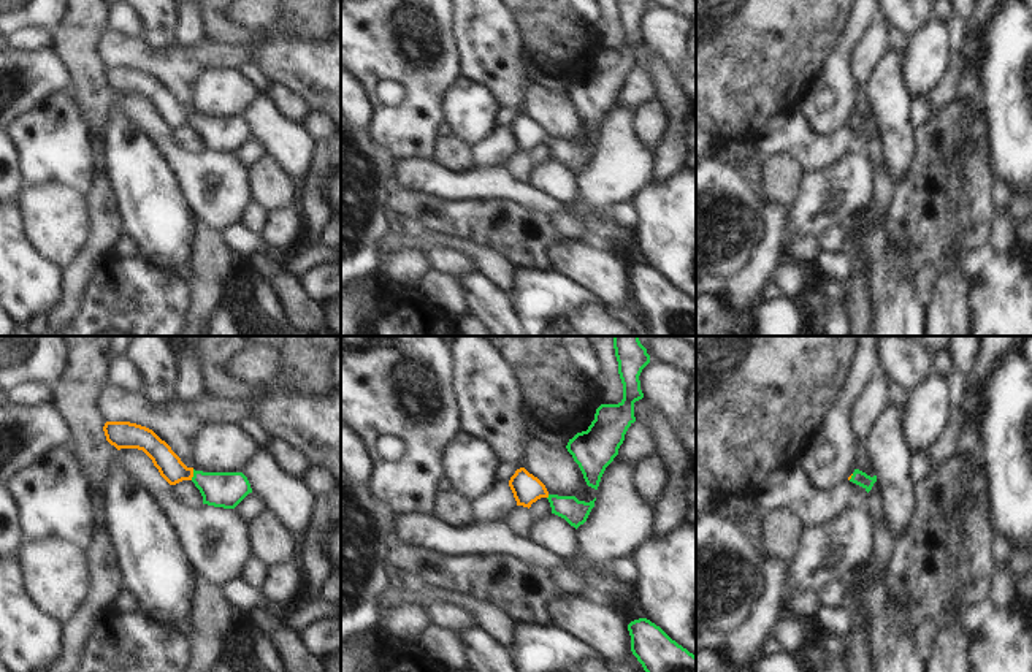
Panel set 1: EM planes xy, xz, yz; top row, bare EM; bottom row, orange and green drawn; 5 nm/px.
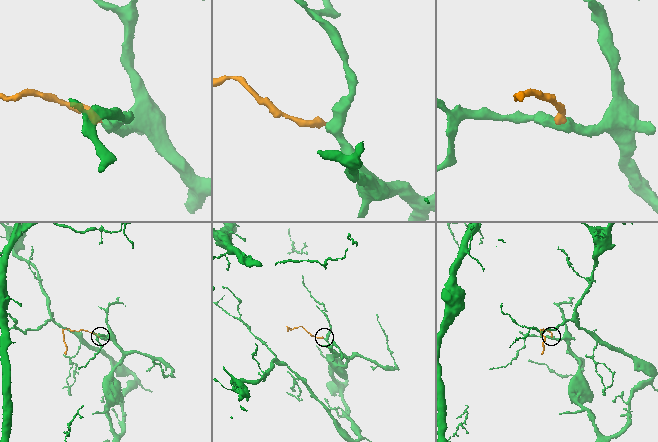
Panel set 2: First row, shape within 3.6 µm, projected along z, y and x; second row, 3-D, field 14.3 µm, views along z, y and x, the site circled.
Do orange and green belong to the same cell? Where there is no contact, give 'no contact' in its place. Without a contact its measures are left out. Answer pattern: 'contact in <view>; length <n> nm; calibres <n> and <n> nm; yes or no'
contact in xy; length 60 nm; calibres 130 and 180 nm; yes

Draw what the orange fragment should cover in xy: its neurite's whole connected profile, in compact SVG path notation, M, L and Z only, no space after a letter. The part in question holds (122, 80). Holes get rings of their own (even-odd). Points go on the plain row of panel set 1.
M106 67L103 76L106 86L117 95L143 95L170 130L192 125L203 141L203 149L235 154L252 138L243 117L203 117L187 113L171 92L146 71L130 67Z

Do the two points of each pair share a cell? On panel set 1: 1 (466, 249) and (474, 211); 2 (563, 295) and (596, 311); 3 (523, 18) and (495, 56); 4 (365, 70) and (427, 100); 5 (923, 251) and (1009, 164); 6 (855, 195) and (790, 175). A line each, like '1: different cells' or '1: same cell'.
1: different cells
2: same cell
3: different cells
4: same cell
5: different cells
6: different cells

